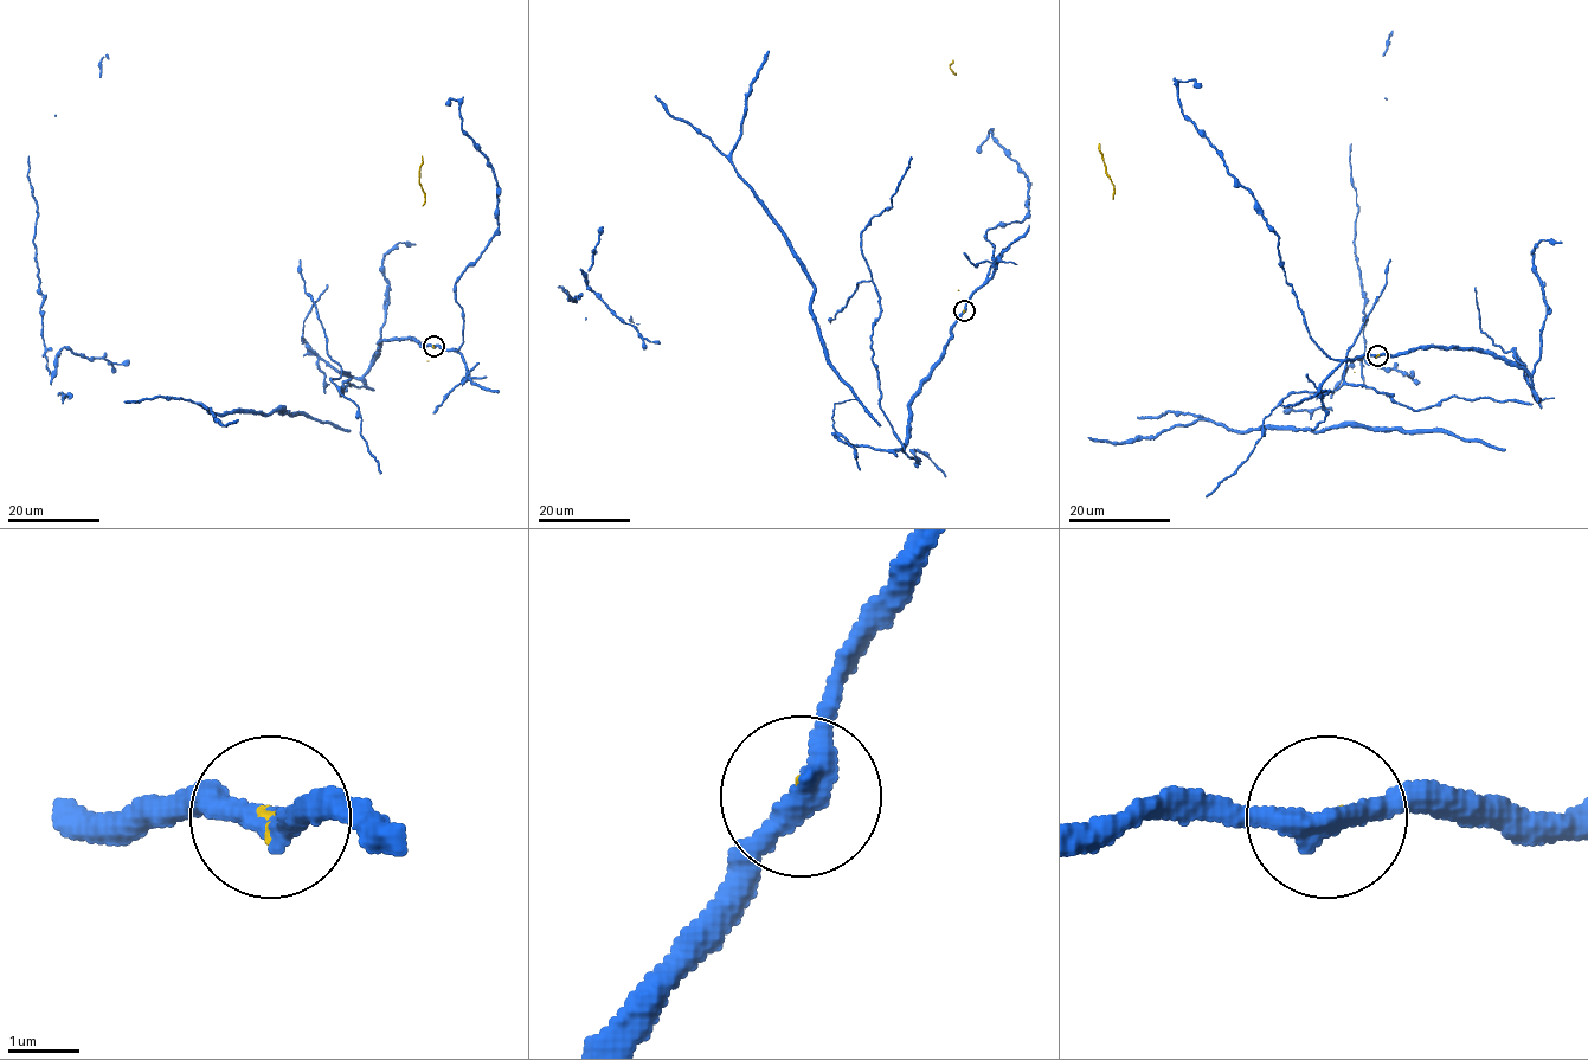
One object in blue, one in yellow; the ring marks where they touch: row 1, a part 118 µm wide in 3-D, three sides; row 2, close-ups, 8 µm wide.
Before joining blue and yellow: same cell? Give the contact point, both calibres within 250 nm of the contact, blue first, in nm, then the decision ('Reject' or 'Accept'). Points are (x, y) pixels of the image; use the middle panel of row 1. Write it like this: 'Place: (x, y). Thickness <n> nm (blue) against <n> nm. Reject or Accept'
Place: (964, 310). Thickness 320 nm (blue) against 90 nm. Reject

